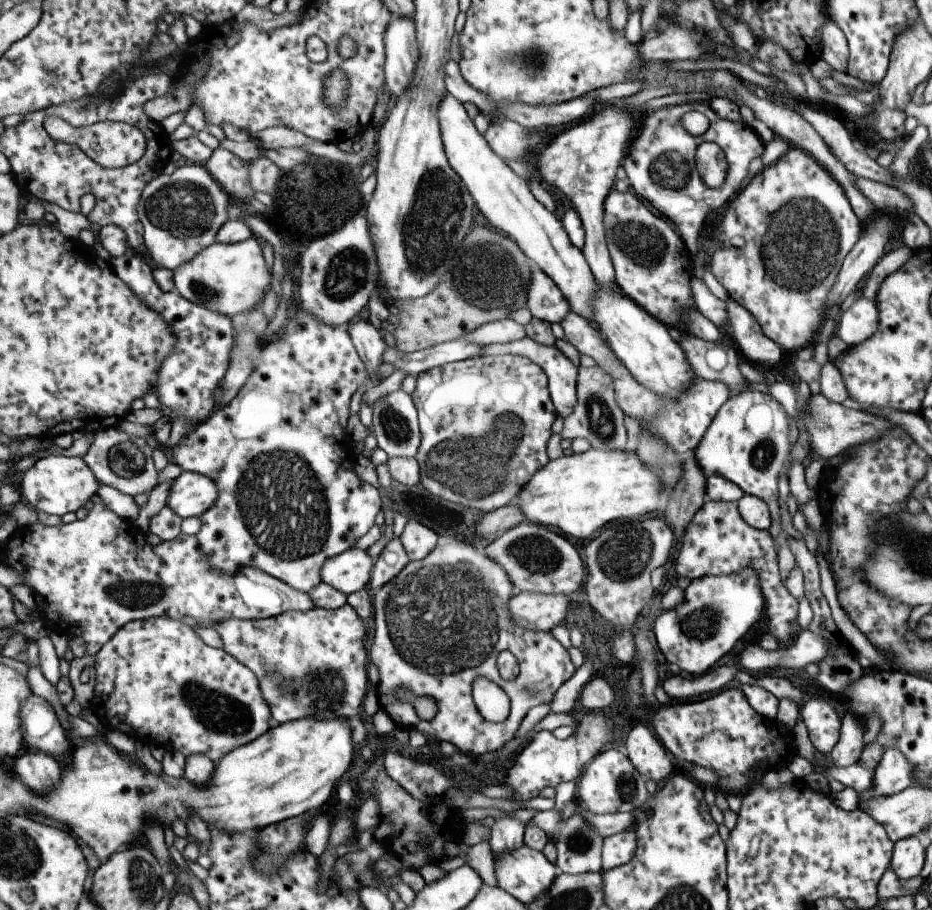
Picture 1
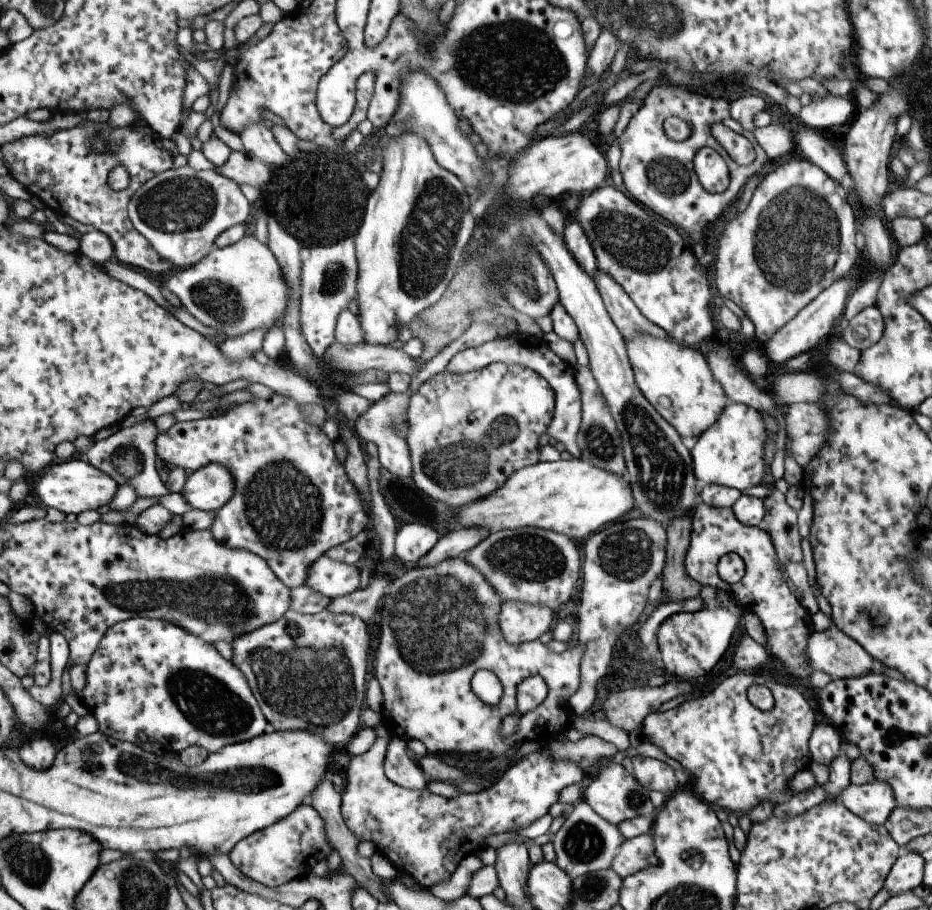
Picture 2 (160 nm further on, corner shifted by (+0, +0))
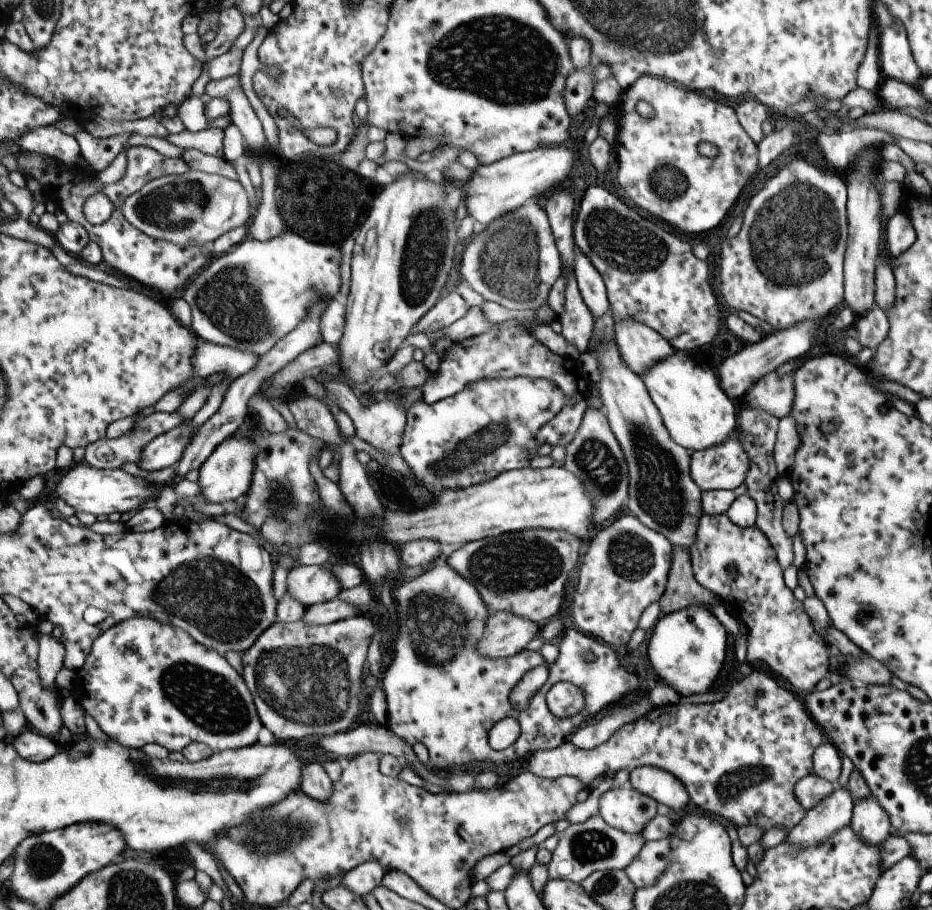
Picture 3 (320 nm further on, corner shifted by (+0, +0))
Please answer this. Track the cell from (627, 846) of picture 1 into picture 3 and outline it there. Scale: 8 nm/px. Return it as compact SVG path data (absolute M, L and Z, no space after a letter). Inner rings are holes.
M670 840L645 841L637 856L624 868L635 889L650 887L670 863Z

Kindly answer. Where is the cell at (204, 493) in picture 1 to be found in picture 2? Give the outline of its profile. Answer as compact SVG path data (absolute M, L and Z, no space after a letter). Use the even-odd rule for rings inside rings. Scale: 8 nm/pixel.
M217 463L201 467L188 476L181 494L193 509L218 511L237 492L236 478Z

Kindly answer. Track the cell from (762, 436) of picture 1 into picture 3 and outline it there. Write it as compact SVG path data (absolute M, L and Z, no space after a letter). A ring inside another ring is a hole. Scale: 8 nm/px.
M737 431L721 444L690 456L689 476L701 492L732 491L743 482L748 460Z

